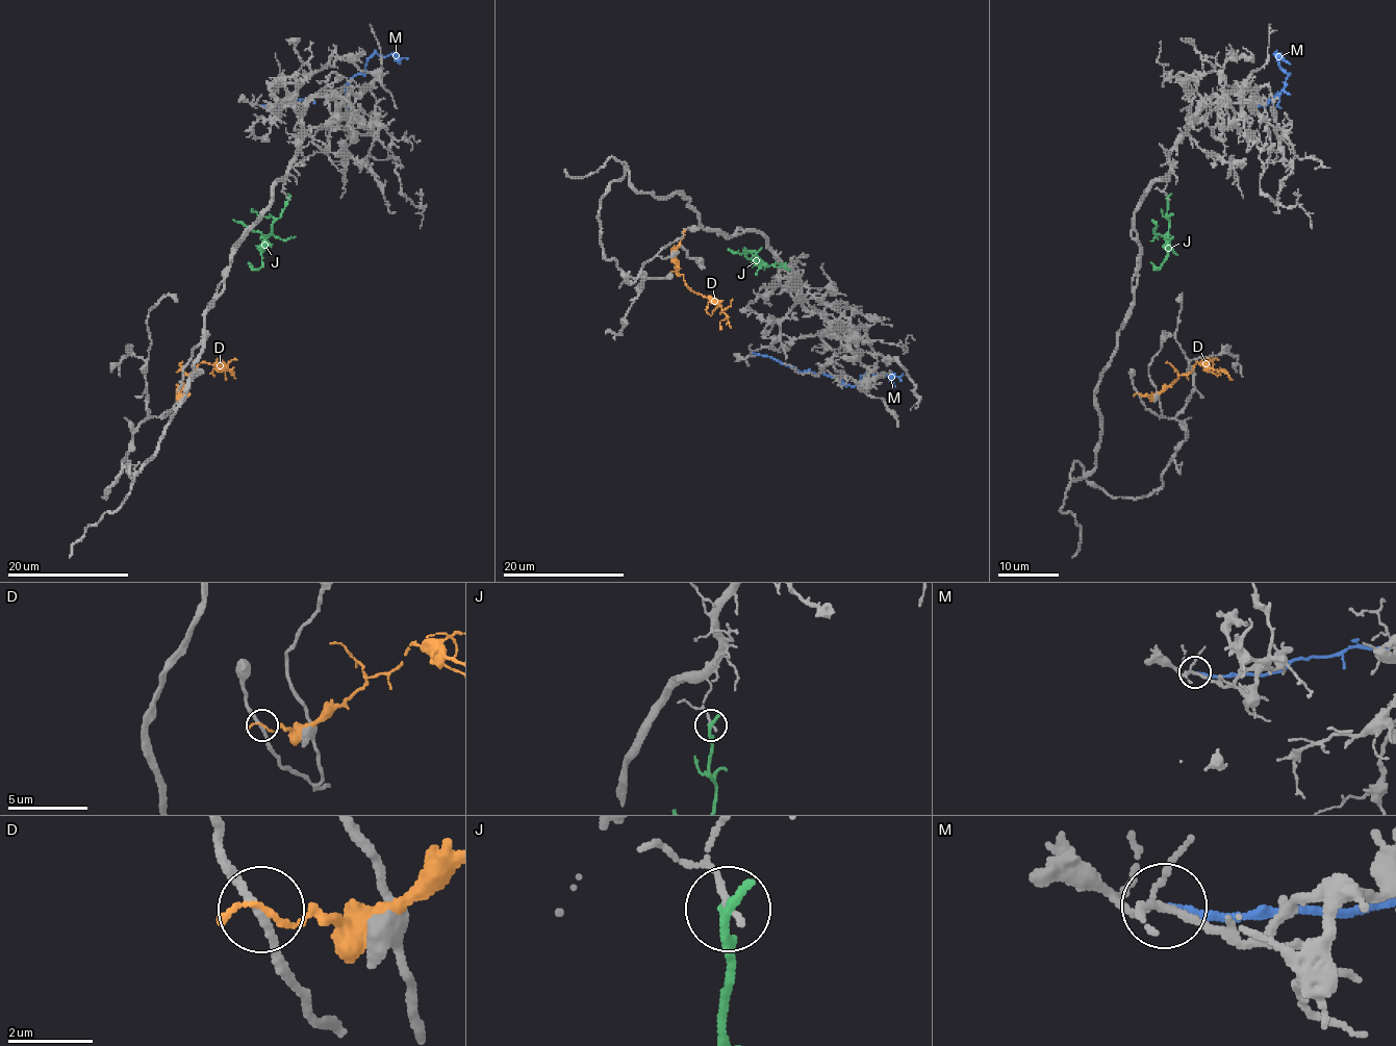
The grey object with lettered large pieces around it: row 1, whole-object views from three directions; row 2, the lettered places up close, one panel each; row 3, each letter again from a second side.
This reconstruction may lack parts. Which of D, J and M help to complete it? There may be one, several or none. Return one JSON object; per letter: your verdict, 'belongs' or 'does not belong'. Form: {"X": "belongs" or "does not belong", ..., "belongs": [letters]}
{"D": "does not belong", "J": "does not belong", "M": "does not belong", "belongs": []}

